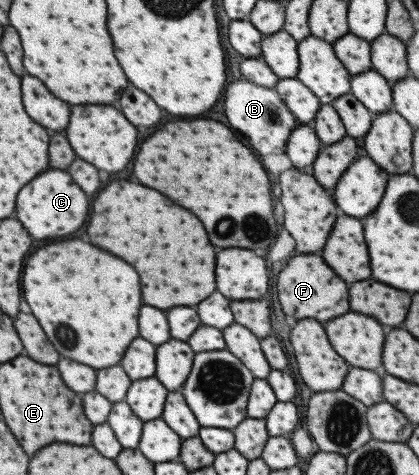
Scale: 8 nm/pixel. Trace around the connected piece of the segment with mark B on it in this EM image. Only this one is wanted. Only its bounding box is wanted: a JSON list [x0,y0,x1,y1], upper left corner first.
[225,80,297,155]

